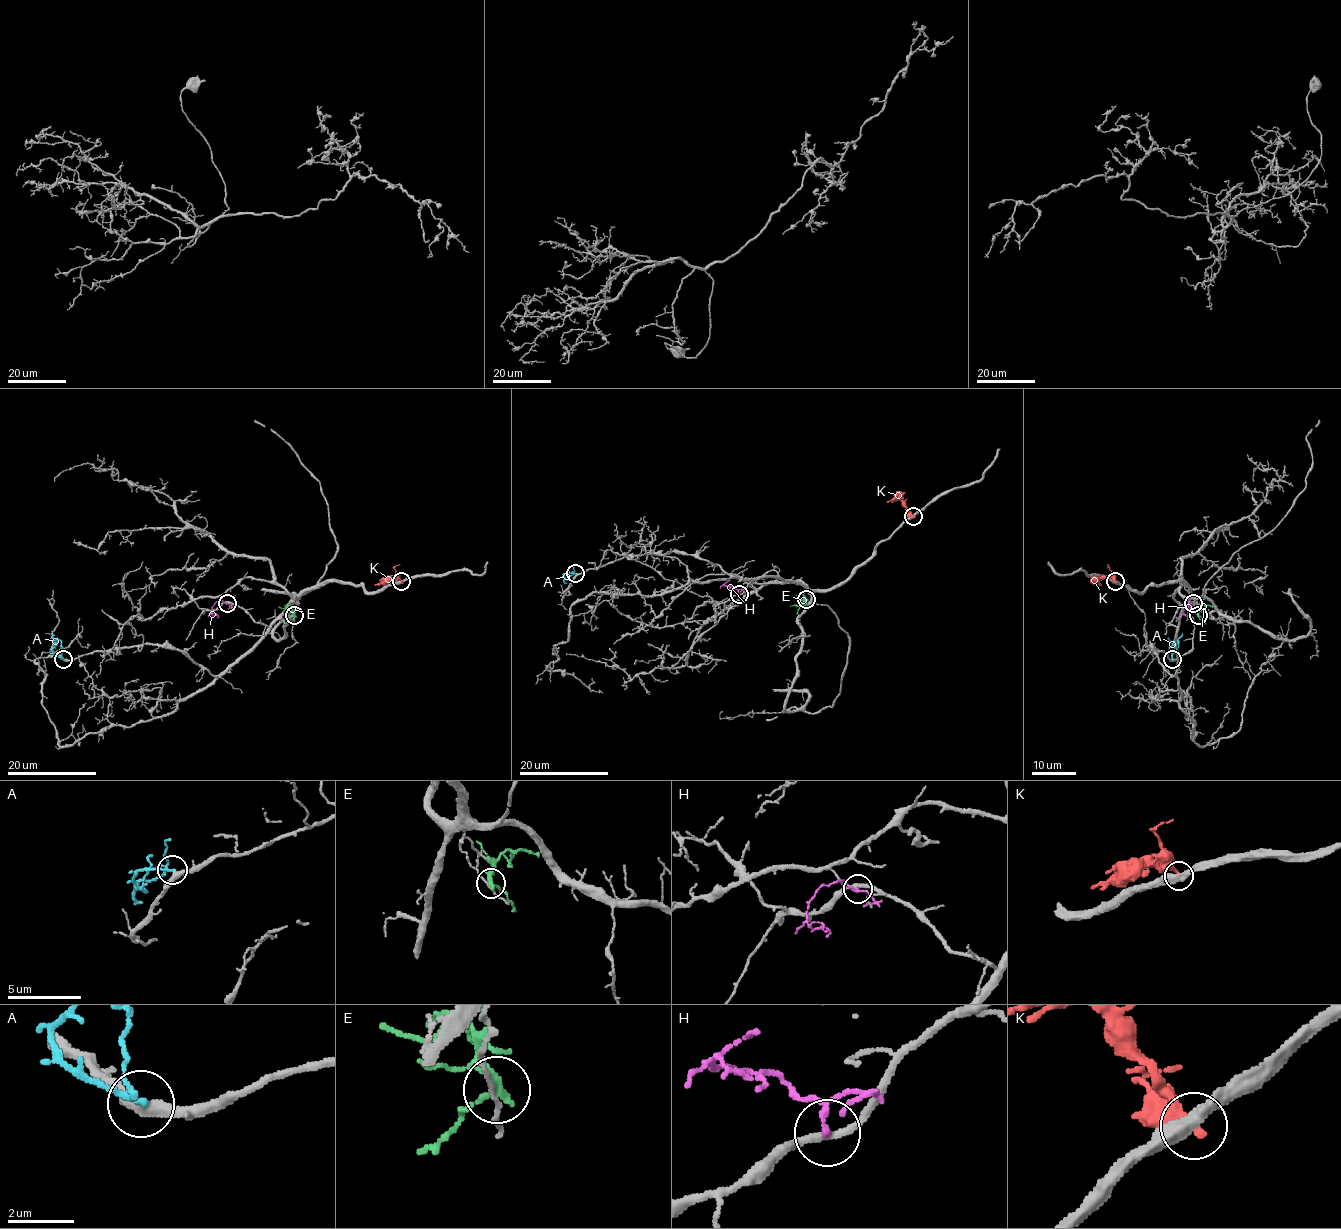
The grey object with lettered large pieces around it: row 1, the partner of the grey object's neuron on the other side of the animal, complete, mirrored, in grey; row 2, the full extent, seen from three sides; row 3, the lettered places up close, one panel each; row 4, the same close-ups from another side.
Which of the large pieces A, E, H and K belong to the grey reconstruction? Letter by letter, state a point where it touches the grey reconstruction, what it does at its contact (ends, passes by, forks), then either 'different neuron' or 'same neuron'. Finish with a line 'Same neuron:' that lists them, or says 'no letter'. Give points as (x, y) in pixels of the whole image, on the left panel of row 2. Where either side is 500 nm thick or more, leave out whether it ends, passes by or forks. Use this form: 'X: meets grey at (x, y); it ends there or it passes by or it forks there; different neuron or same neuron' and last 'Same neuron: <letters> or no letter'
A: meets grey at (63, 659); it ends there; different neuron
E: meets grey at (294, 615); it forks there; different neuron
H: meets grey at (227, 603); it passes by; different neuron
K: meets grey at (401, 581); it ends there; different neuron
Same neuron: no letter

